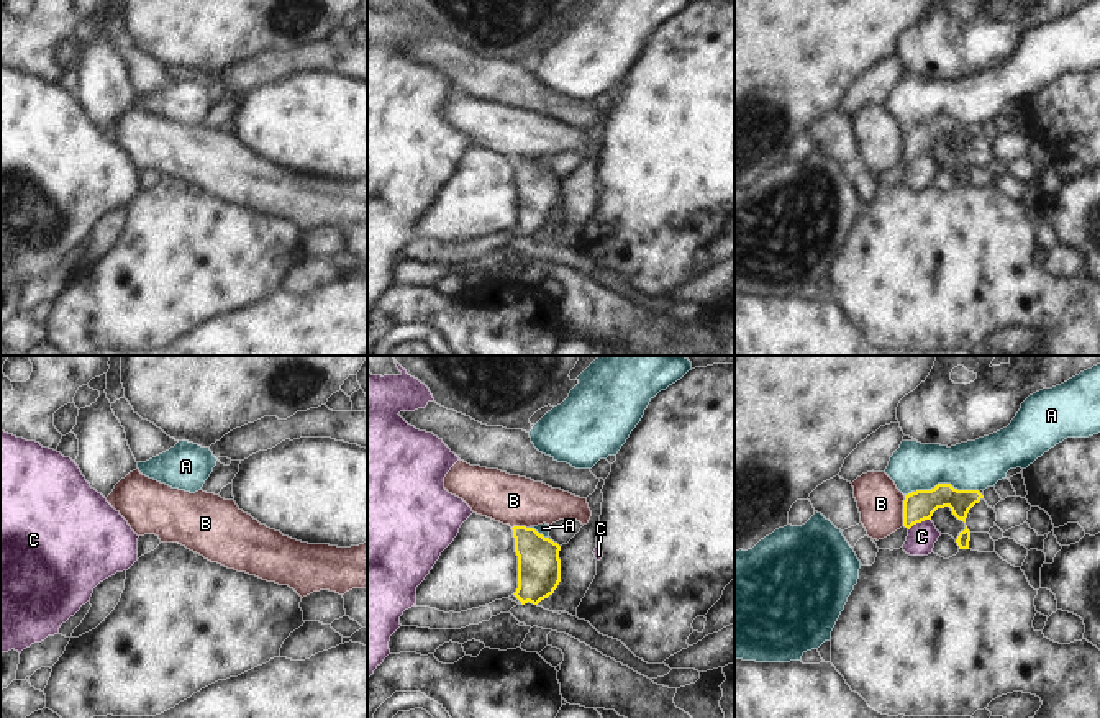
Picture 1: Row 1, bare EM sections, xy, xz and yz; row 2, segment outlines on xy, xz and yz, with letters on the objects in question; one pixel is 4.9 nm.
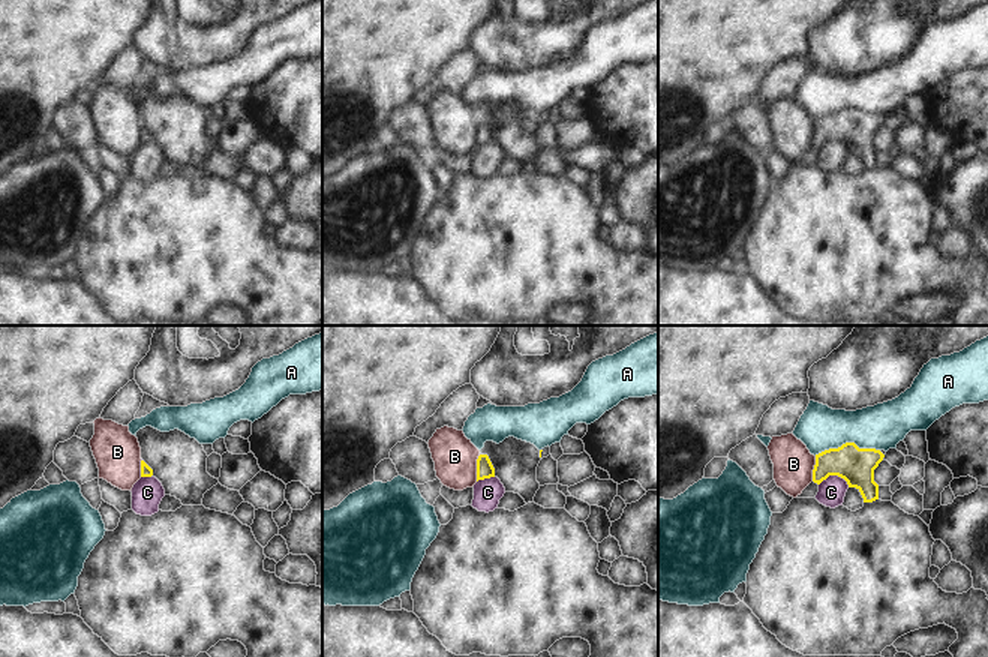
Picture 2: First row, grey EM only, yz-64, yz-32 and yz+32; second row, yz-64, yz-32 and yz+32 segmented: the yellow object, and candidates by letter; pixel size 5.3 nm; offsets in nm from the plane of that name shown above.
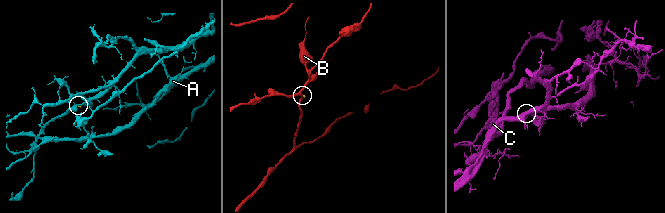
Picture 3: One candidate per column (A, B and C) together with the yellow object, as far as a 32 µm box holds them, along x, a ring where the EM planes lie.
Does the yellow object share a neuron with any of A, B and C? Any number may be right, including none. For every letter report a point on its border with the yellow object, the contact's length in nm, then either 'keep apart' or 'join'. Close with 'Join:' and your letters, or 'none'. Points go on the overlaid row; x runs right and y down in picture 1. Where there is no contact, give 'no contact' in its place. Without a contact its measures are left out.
A: yz (941, 484) | 360 nm | keep apart
B: yz (904, 510) | 150 nm | keep apart
C: yz (918, 522) | 130 nm | keep apart
Join: none

